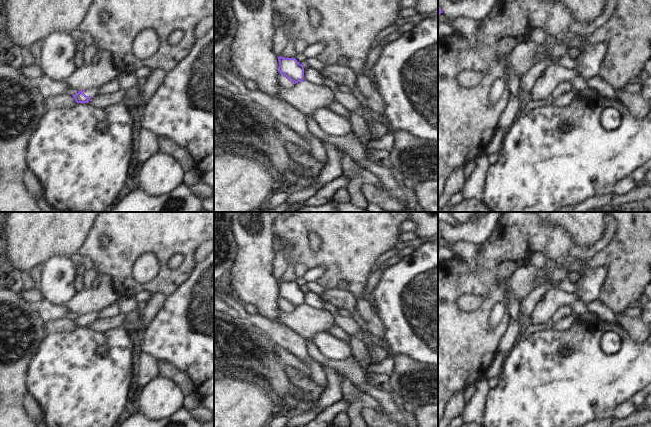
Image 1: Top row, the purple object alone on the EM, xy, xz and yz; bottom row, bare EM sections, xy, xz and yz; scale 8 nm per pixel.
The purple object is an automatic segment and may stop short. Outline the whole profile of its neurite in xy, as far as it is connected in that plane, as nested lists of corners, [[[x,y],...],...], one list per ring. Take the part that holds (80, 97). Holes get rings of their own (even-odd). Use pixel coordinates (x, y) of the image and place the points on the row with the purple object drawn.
[[[90,88],[86,90],[81,90],[73,95],[73,98],[77,103],[88,103],[90,98],[98,93],[98,88]]]

